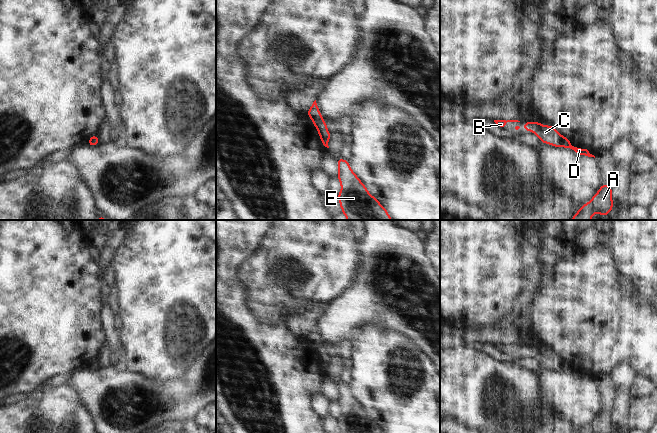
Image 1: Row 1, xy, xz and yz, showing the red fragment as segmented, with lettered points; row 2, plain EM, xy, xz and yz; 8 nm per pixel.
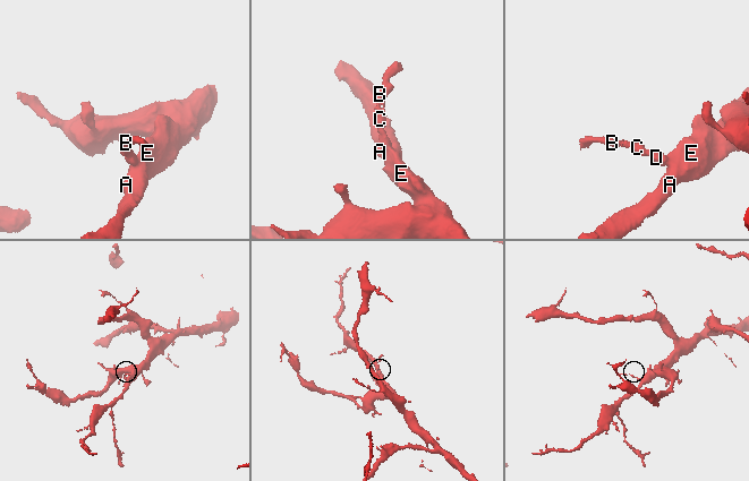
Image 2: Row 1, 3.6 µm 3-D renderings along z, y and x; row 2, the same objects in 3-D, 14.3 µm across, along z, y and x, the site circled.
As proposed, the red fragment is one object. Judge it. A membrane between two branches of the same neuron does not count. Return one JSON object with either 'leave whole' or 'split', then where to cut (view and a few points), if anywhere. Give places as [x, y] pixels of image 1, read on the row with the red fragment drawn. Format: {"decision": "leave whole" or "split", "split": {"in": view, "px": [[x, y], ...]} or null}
{"decision": "split", "split": {"in": "yz", "px": [[561, 136], [563, 146]]}}

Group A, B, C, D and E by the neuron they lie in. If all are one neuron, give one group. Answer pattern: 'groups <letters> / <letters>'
groups A D E / B C

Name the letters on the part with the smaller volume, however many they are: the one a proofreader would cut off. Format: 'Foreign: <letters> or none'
Foreign: B, C

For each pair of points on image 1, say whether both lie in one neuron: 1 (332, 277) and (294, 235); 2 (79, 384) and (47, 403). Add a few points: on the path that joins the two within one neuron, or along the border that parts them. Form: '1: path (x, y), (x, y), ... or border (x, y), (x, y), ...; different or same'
1: path (322, 267), (309, 254), (309, 250), (304, 245); same
2: border (65, 384), (76, 394); different

